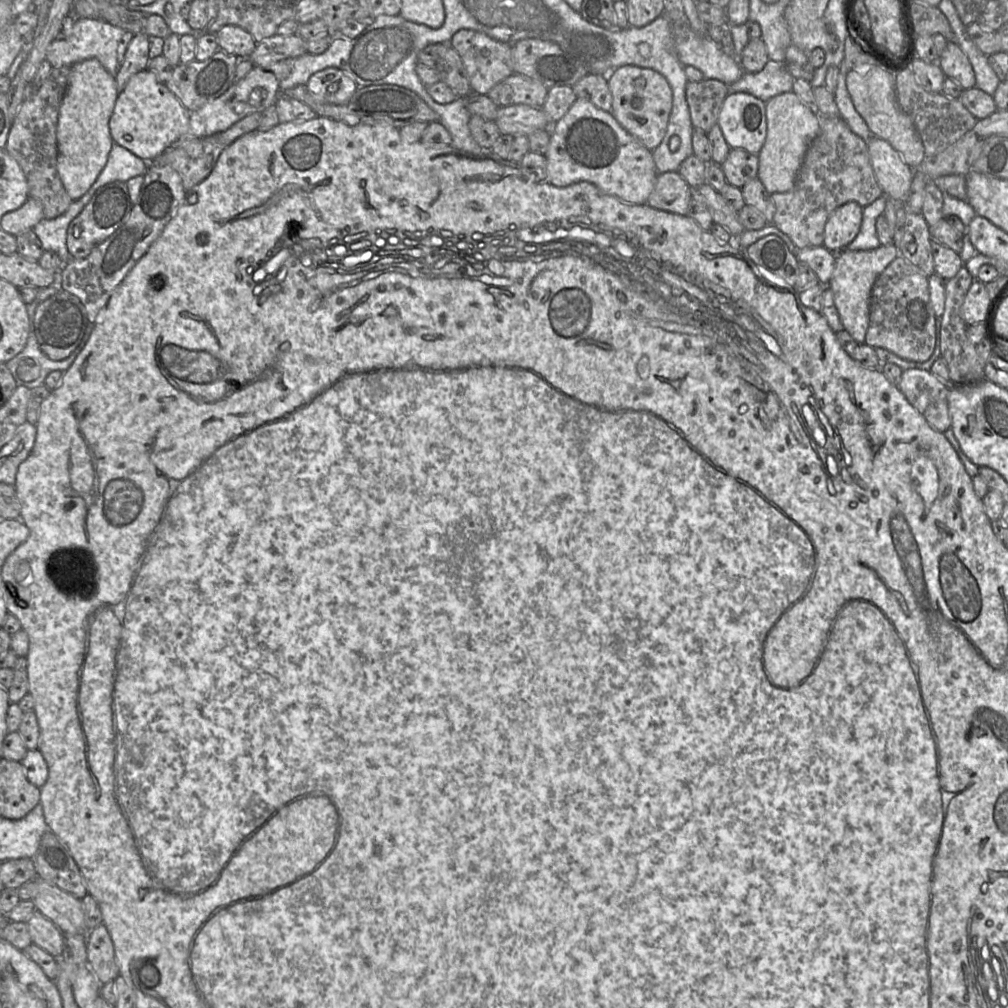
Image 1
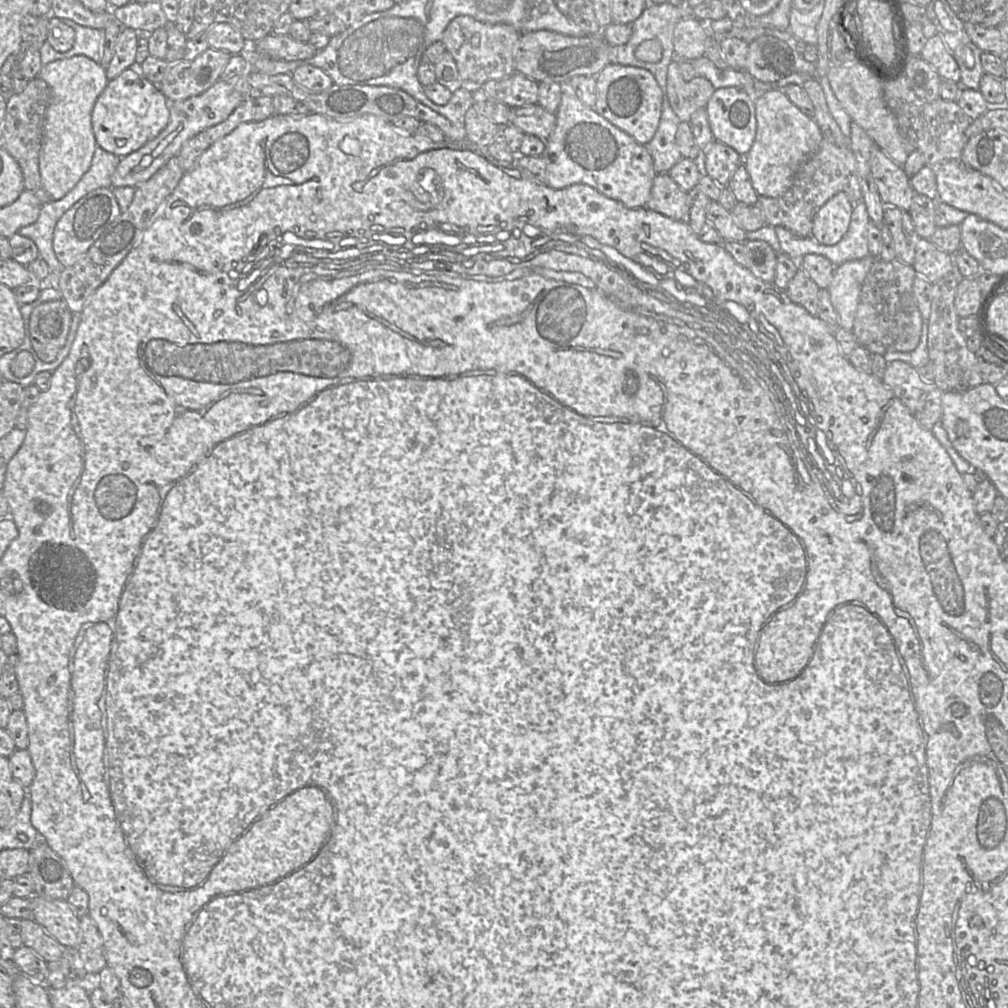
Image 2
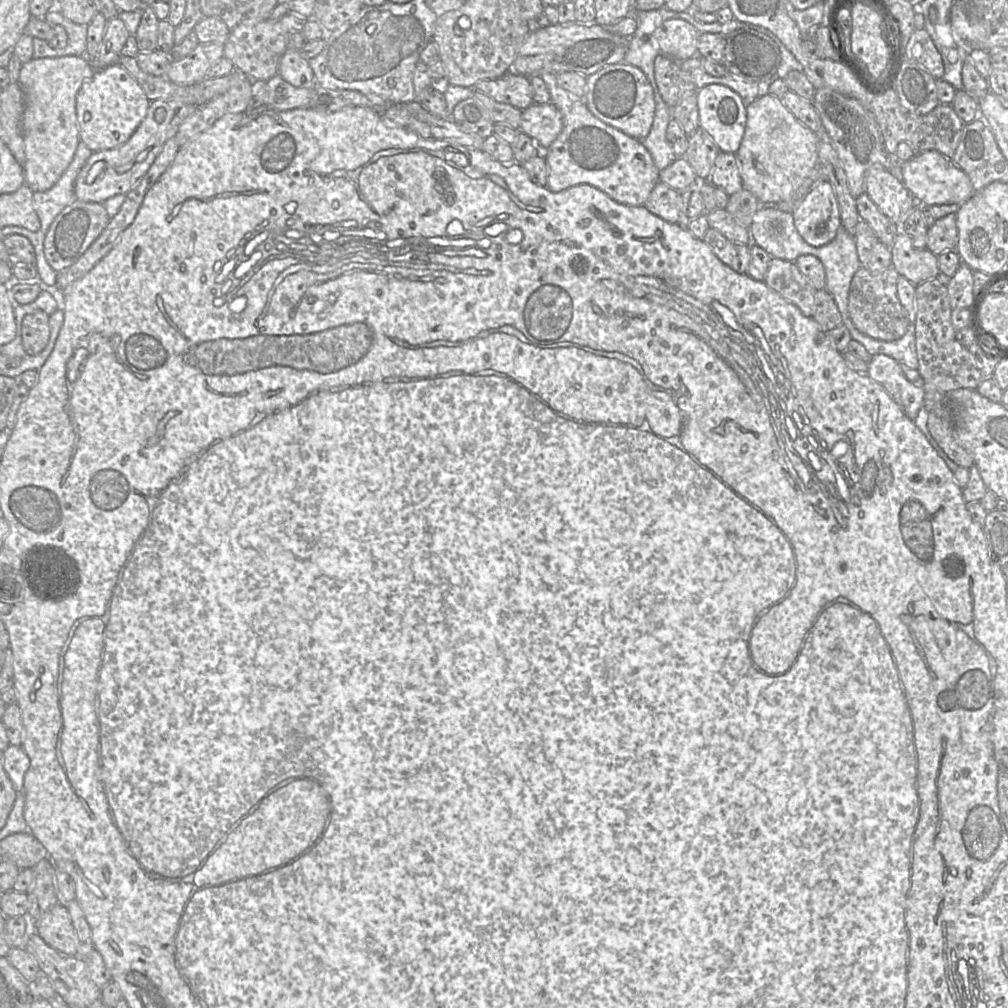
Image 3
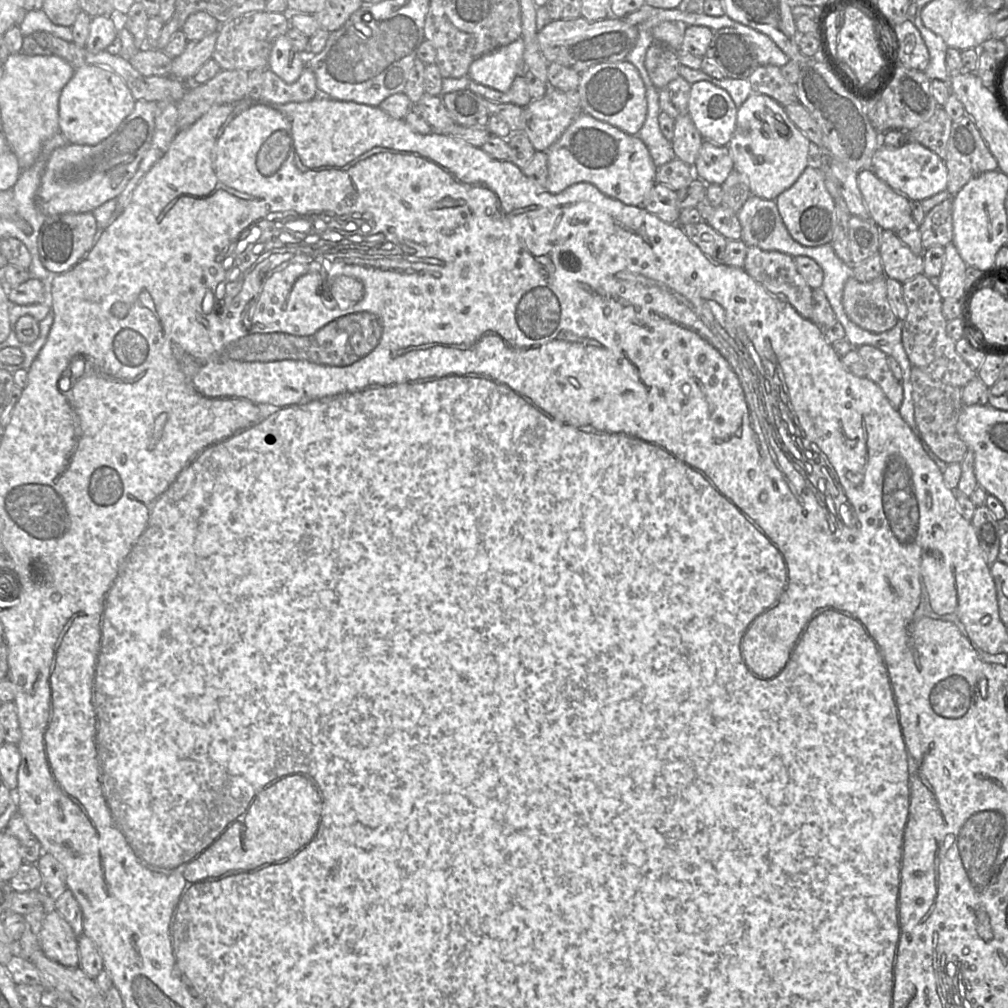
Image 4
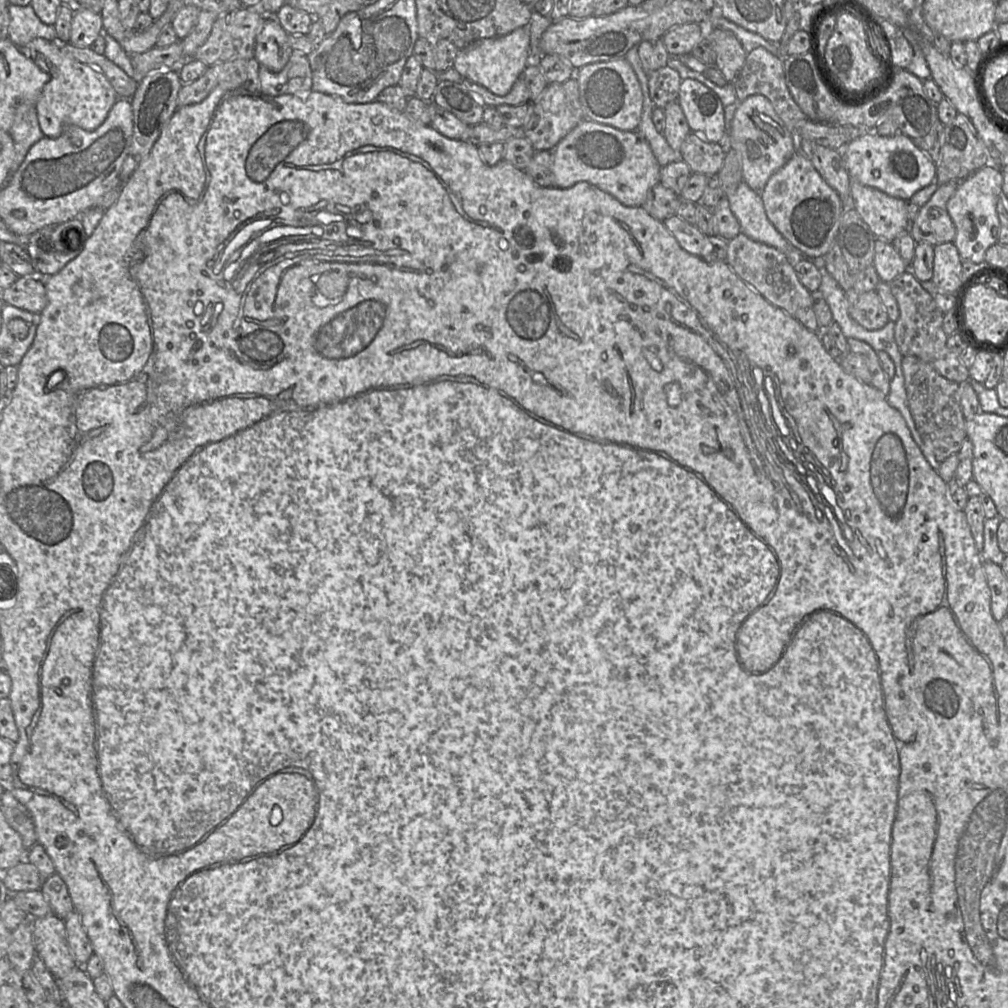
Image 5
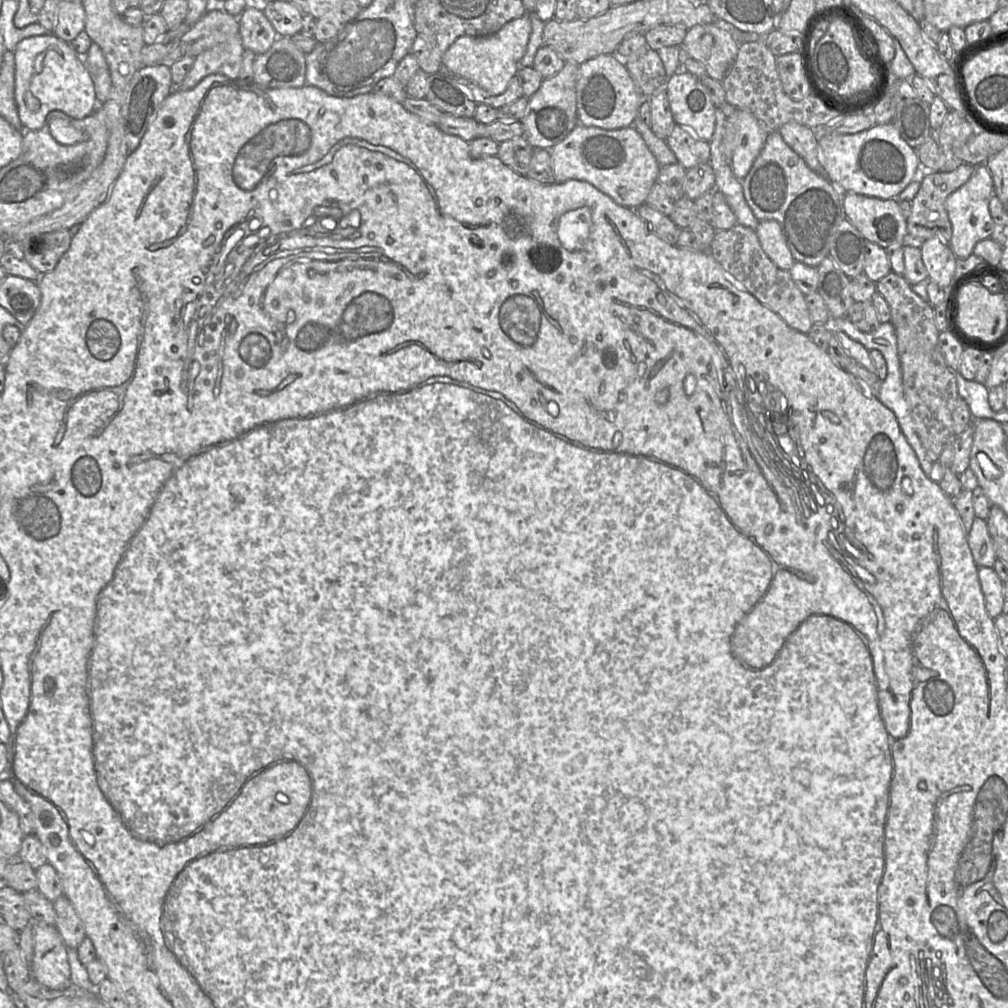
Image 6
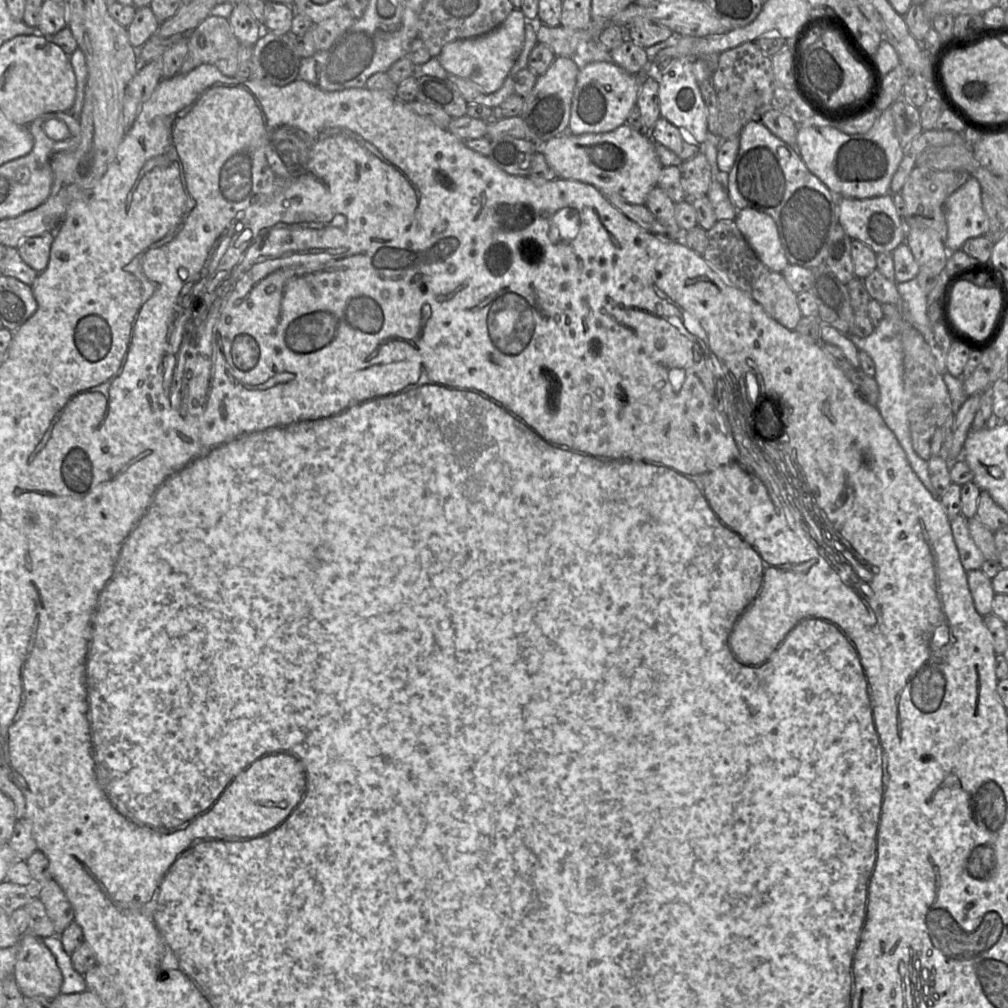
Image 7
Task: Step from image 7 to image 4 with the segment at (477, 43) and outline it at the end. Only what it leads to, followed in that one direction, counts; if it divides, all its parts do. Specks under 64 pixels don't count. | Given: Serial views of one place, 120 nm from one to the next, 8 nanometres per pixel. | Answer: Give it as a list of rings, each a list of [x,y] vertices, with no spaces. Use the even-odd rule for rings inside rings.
[[[522,37],[474,60],[468,71],[470,80],[507,92],[517,75],[524,75],[525,44]]]

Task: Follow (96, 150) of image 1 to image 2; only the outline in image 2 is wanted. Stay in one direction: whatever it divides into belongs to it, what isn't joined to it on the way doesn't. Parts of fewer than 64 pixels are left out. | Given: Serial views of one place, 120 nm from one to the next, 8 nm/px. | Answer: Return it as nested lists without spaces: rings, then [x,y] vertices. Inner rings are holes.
[[[84,55],[43,65],[38,78],[44,80],[50,88],[39,154],[39,171],[44,189],[53,200],[57,200],[64,197],[91,166],[98,147],[92,129],[92,110],[109,79],[100,63]]]

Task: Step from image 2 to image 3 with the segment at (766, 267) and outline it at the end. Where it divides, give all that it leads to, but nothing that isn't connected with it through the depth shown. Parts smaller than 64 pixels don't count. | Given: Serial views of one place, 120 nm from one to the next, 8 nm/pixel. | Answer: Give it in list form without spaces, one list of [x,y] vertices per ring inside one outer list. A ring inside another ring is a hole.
[[[712,227],[705,233],[703,241],[724,264],[740,274],[748,275],[751,262],[750,245],[730,241]]]

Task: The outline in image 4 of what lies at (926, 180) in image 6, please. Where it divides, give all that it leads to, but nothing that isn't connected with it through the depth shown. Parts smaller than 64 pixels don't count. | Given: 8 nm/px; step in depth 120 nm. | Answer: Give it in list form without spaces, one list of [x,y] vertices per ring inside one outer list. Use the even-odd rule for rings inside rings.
[[[948,198],[931,209],[919,226],[923,249],[952,243],[952,200]]]

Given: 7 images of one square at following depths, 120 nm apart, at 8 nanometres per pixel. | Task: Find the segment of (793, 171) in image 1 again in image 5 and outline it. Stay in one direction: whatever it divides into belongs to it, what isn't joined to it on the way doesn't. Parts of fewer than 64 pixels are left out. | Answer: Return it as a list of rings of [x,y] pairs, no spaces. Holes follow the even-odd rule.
[[[752,95],[737,107],[729,134],[729,147],[740,153],[743,181],[760,193],[770,177],[781,169],[798,150],[798,138],[776,114],[763,95]]]

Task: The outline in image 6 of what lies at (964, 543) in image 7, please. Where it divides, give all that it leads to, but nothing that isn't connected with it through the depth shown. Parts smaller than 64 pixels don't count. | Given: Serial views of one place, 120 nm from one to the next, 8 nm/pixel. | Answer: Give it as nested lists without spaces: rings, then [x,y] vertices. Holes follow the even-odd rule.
[[[975,517],[971,530],[967,534],[967,541],[978,567],[994,566],[997,556],[986,520]]]

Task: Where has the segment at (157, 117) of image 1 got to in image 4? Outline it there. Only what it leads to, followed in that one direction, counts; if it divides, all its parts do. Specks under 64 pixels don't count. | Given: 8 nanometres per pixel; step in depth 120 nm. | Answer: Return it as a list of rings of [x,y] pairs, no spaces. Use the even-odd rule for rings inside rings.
[[[95,65],[75,68],[59,98],[59,133],[69,143],[96,145],[112,134],[131,114],[135,102],[124,80],[115,72]]]

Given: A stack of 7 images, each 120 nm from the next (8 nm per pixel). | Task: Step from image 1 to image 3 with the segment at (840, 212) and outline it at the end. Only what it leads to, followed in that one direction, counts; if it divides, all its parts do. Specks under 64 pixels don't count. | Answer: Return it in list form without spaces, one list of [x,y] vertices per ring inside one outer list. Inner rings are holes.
[[[827,180],[812,186],[793,209],[792,216],[798,233],[814,247],[831,242],[842,226],[838,200]]]

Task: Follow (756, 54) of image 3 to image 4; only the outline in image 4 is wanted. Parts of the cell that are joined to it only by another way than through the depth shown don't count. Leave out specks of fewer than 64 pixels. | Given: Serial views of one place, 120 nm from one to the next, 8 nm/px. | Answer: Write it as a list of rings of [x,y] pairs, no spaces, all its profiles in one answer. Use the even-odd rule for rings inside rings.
[[[722,28],[713,32],[705,58],[713,61],[722,69],[727,78],[732,79],[748,79],[757,68],[768,65],[758,63],[754,46],[734,28]]]

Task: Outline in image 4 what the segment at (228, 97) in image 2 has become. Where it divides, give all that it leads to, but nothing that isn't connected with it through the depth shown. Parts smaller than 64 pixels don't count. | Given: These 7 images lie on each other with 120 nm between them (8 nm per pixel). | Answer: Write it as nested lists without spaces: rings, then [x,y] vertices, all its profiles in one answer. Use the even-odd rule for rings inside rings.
[[[137,100],[131,114],[100,143],[68,143],[54,149],[46,158],[37,193],[38,206],[46,217],[92,212],[106,201],[117,198],[151,146],[157,111],[157,101]]]

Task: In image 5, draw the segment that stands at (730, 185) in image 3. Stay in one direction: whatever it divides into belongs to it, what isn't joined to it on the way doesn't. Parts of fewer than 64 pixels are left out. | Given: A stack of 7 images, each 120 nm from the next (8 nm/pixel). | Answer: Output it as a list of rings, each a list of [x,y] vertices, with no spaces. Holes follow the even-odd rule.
[[[691,132],[681,146],[679,158],[687,163],[692,173],[714,179],[724,163],[725,155],[726,151],[719,143],[708,142]]]

